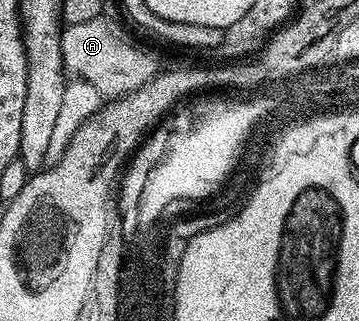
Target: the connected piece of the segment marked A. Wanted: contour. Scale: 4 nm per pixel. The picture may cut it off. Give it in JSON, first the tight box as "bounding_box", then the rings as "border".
{"bounding_box":[61,16,160,100],"border":[[[107,16],[85,20],[85,24],[73,24],[63,30],[61,40],[63,68],[68,75],[78,76],[93,84],[104,99],[110,100],[127,94],[160,73],[159,58],[151,50],[138,46],[121,27],[110,22]]]}

